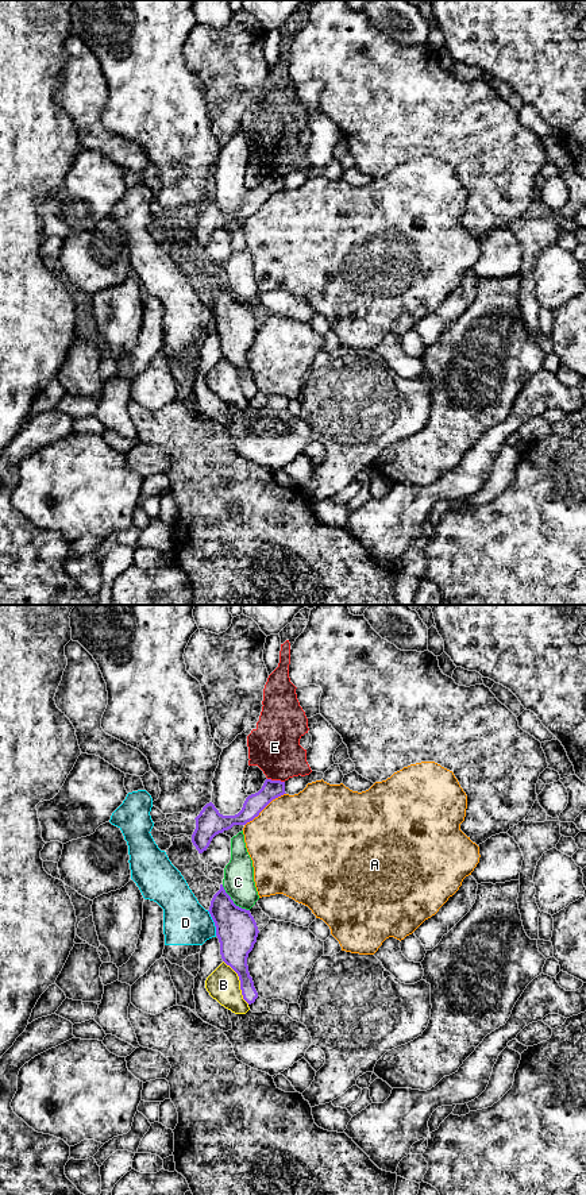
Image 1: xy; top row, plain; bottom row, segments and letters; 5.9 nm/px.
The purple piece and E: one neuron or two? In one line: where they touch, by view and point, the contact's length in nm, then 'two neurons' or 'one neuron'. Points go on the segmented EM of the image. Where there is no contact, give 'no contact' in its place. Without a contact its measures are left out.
meets purple in xy at (276, 781); contact 110 nm long; two neurons

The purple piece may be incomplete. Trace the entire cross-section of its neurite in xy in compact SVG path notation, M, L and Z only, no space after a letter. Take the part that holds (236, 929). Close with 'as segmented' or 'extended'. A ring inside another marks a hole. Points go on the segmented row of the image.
M223 884L213 895L208 911L216 926L221 959L238 974L243 999L251 1005L258 992L248 972L247 957L259 933L257 922L250 910L234 903Z | as segmented

